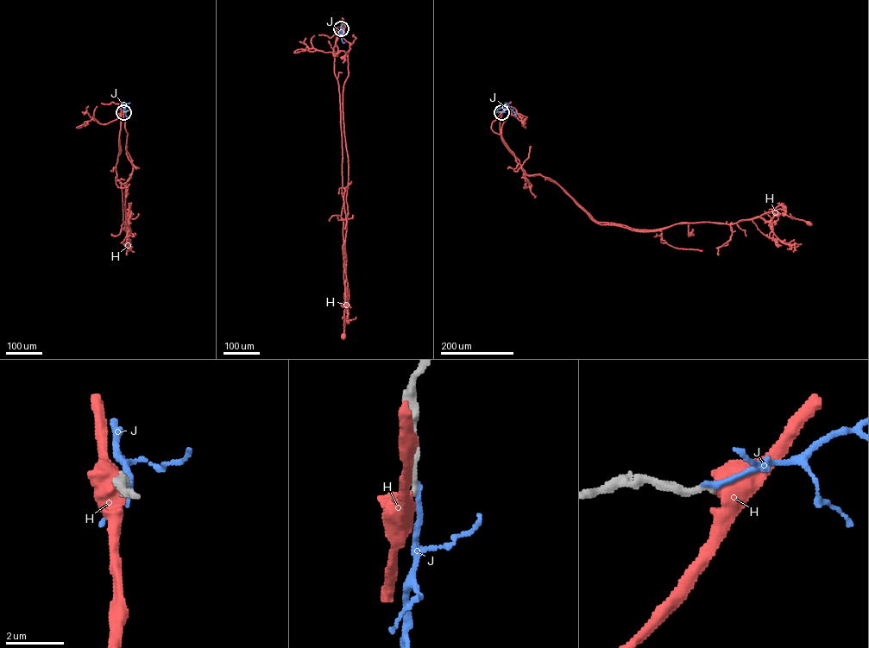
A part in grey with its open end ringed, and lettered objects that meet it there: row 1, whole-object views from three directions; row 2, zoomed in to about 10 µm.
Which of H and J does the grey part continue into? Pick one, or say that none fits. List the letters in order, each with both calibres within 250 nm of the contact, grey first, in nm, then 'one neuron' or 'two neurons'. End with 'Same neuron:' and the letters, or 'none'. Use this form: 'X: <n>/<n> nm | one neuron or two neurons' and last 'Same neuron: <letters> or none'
H: 200/500 nm | two neurons
J: 240/190 nm | two neurons
Same neuron: none

